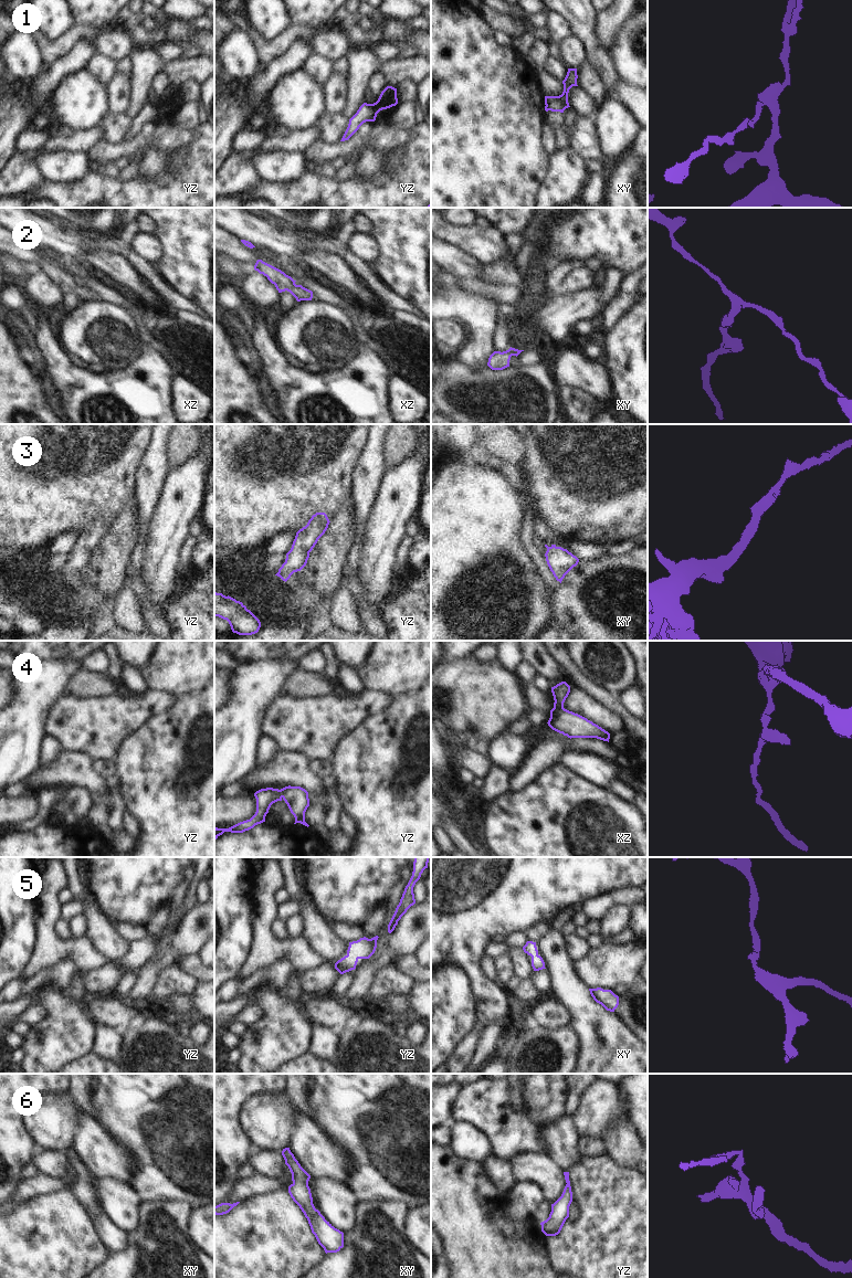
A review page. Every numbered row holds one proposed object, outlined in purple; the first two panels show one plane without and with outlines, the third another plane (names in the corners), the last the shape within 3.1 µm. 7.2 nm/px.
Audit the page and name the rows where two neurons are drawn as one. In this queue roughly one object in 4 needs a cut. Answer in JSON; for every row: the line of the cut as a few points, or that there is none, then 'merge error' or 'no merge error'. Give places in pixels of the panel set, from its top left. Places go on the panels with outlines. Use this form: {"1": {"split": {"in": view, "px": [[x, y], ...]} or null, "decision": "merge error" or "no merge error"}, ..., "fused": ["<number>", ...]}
{"1": {"split": null, "decision": "no merge error"}, "2": {"split": null, "decision": "no merge error"}, "3": {"split": null, "decision": "no merge error"}, "4": {"split": null, "decision": "no merge error"}, "5": {"split": null, "decision": "no merge error"}, "6": {"split": null, "decision": "no merge error"}, "fused": []}

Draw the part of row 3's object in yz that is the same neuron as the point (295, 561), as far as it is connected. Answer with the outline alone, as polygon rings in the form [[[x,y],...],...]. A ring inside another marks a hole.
[[[316,513],[307,525],[296,532],[291,550],[286,553],[285,562],[275,574],[287,581],[294,572],[301,571],[307,563],[309,552],[328,528],[329,519],[325,513]]]

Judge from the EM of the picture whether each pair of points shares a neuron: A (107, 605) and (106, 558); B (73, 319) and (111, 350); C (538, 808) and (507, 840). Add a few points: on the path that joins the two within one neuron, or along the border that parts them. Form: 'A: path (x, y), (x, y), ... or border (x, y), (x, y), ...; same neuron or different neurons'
A: border (115, 601), (109, 597), (105, 597), (94, 612); different neurons
B: path (82, 328), (85, 331), (92, 331), (102, 341); same neuron
C: path (533, 815), (515, 832); same neuron

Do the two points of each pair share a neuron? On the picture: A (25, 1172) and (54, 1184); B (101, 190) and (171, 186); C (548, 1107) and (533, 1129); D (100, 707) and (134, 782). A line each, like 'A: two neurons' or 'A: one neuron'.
A: two neurons
B: one neuron
C: one neuron
D: two neurons

